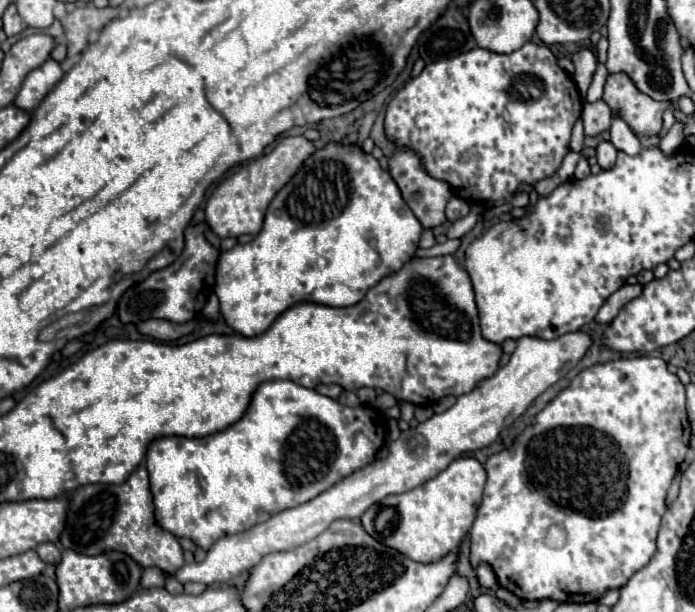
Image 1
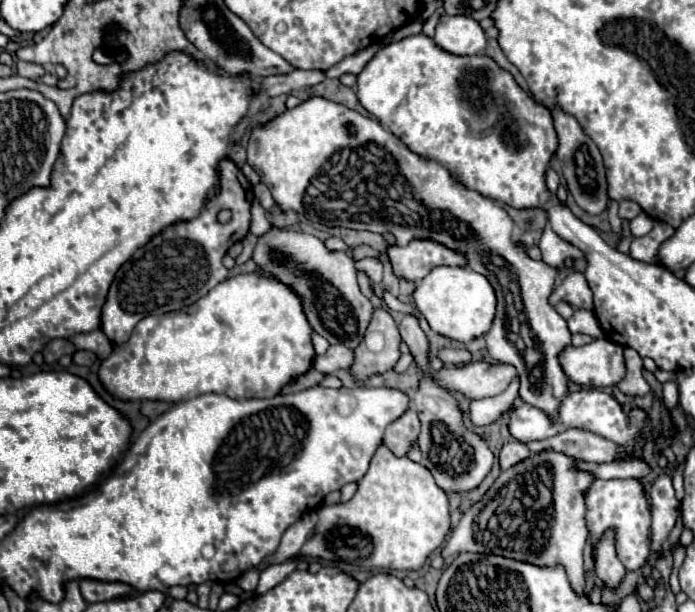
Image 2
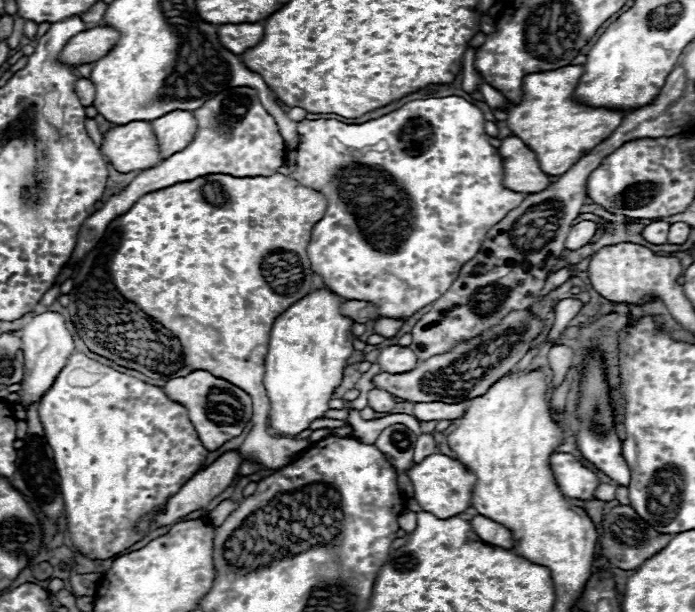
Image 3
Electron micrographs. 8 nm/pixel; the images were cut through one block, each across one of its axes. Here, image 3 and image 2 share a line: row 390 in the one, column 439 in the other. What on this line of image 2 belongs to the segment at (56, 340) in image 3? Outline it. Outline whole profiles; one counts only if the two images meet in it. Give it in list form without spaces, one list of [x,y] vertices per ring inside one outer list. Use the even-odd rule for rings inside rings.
[[[442,16],[436,26],[434,42],[458,56],[480,54],[488,44],[480,22],[470,20],[470,16]]]

